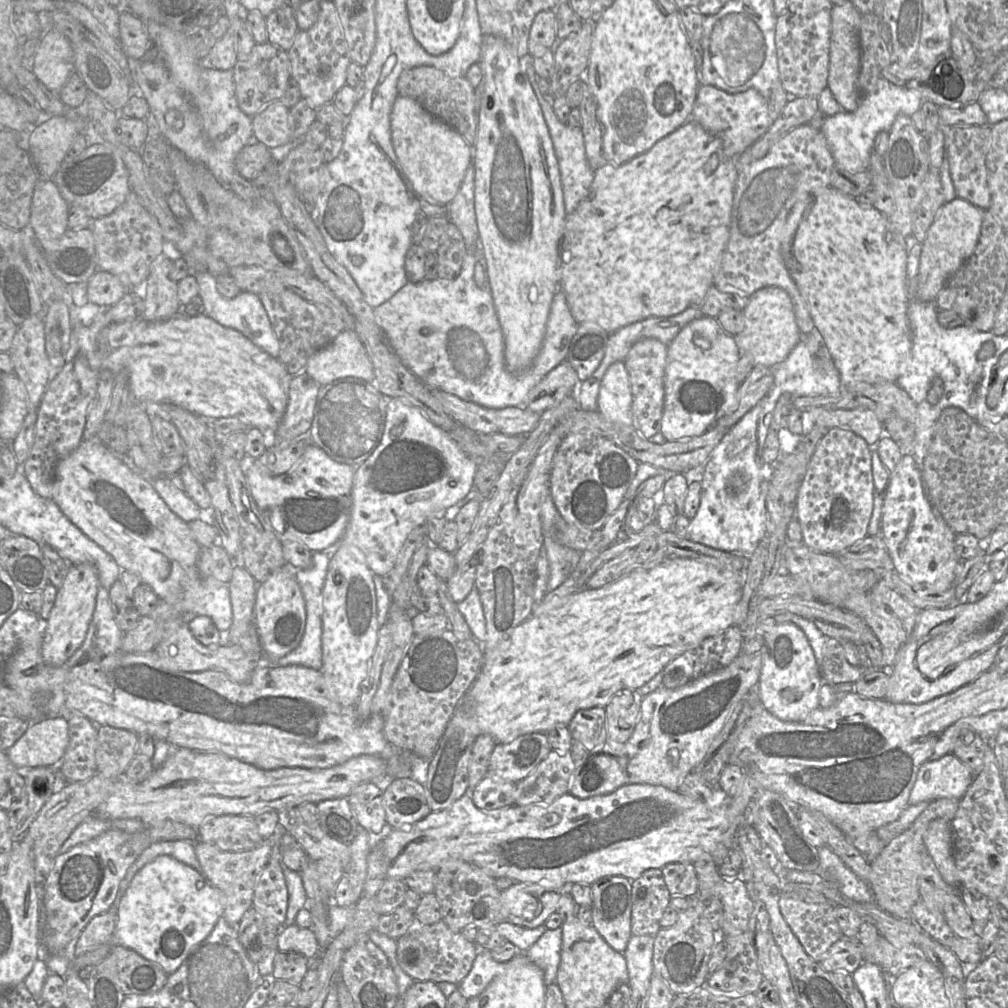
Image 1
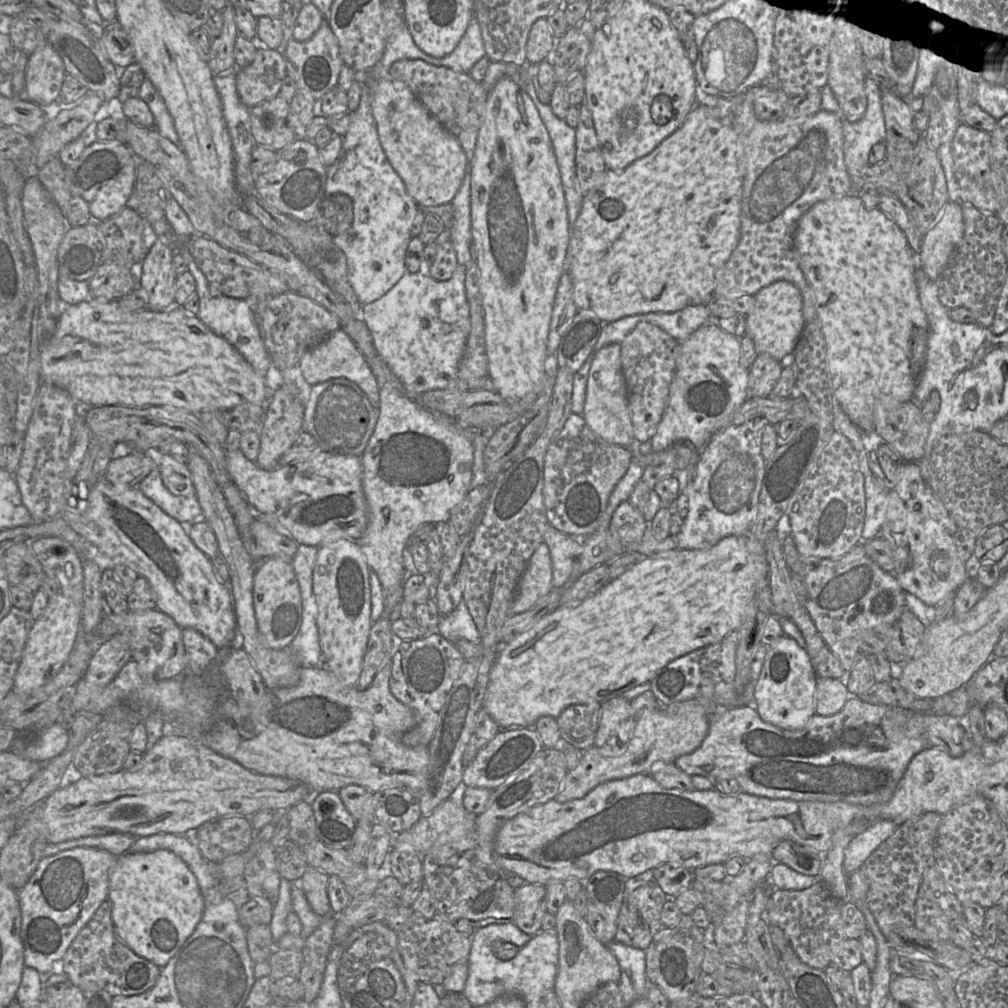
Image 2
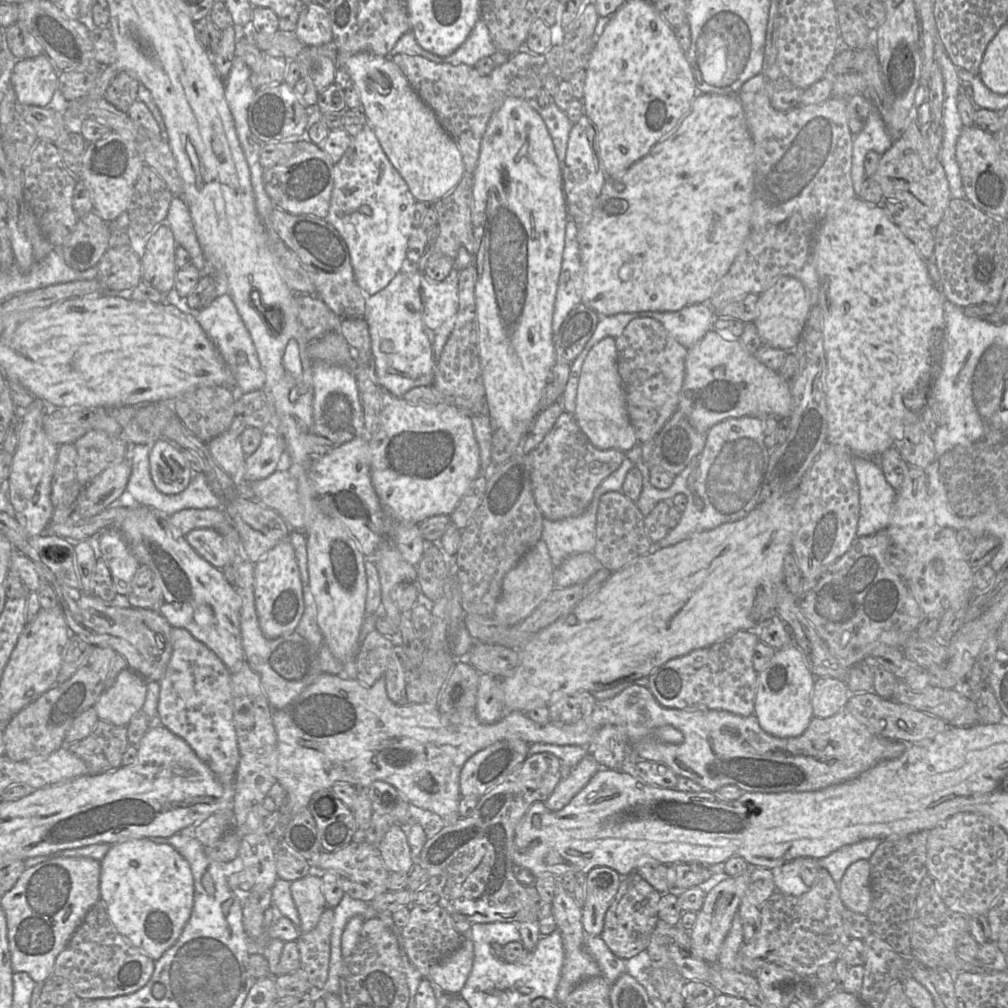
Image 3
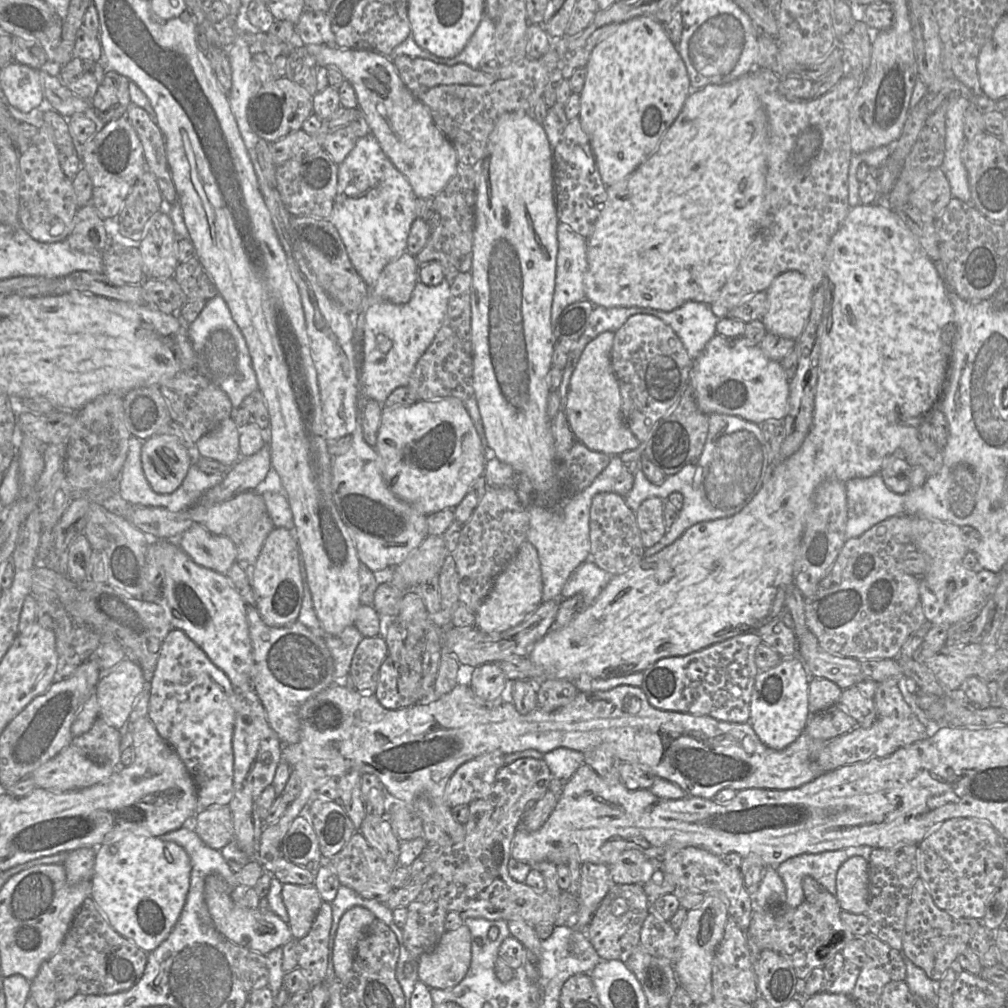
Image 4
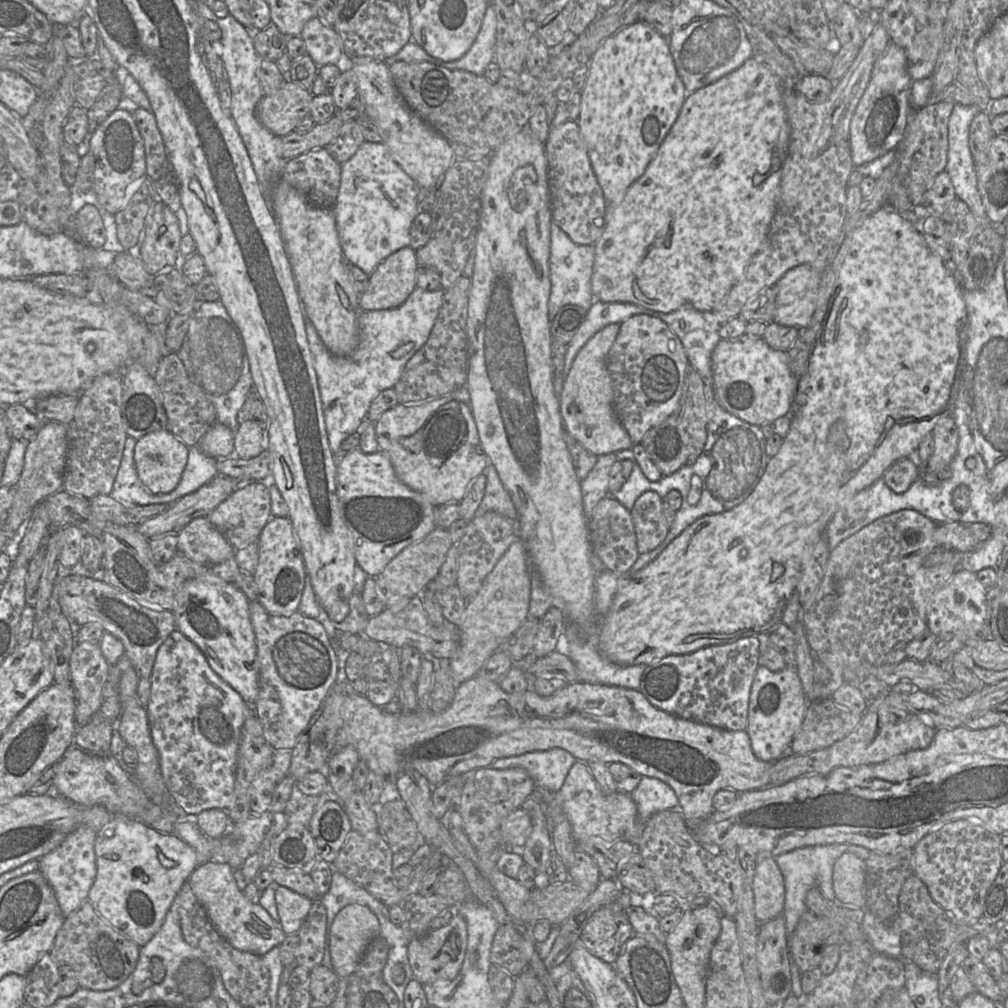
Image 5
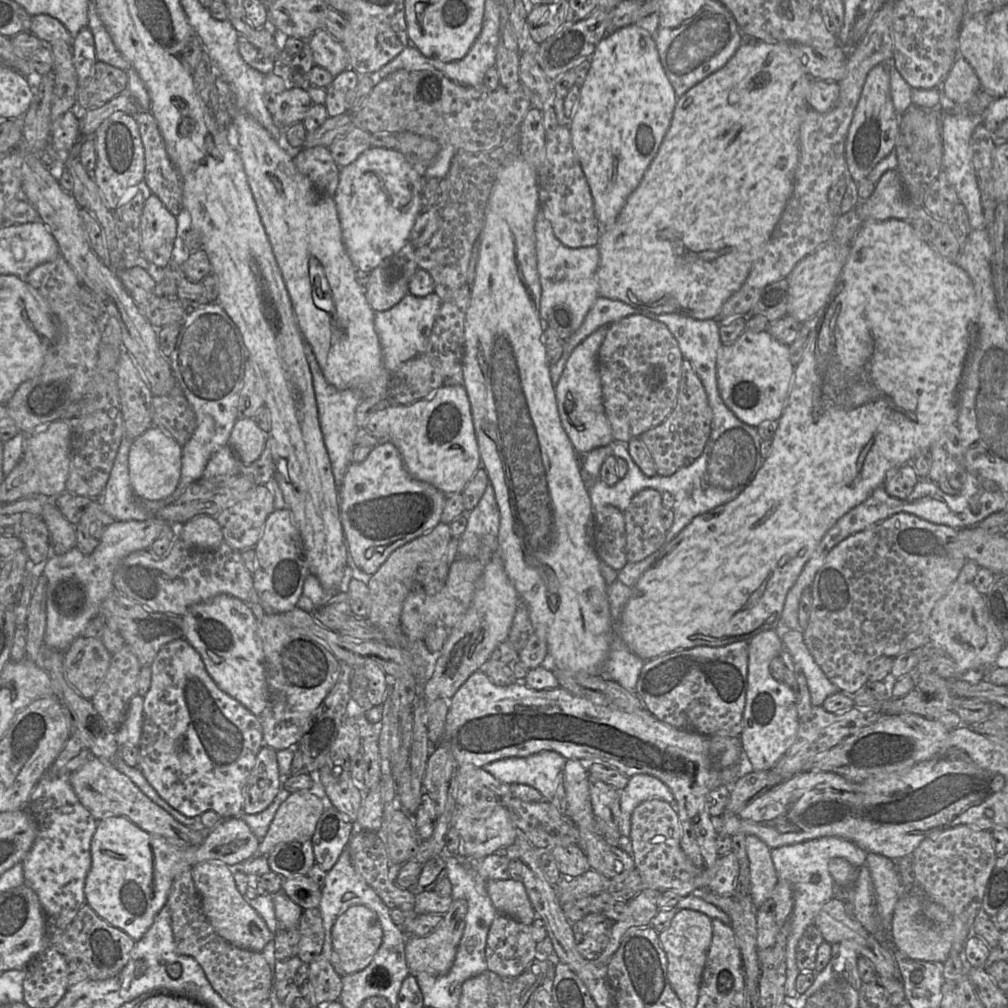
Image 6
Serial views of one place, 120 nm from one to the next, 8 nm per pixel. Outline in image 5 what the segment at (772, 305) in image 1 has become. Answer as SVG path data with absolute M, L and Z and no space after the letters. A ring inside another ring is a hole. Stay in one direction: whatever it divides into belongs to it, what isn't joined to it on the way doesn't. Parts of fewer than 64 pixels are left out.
M809 264L788 270L776 283L778 294L773 322L804 330L817 308L821 272Z

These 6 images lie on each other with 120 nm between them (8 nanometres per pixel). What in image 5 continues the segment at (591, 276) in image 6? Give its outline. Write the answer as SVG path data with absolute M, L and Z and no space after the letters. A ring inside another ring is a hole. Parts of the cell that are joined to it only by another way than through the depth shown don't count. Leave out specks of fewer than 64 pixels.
M551 220L549 228L549 243L549 276L551 286L548 300L548 320L551 329L553 319L563 306L577 305L584 310L589 310L592 306L595 300L591 288L595 246L575 244L553 220Z

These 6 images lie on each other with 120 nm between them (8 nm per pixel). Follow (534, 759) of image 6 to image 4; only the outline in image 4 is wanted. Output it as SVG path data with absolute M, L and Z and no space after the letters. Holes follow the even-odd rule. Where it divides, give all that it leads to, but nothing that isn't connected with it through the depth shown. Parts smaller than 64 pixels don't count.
M560 747L552 751L541 753L534 749L507 754L504 757L505 765L521 758L535 758L543 760L549 767L552 778L567 782L576 770L584 764L584 753Z

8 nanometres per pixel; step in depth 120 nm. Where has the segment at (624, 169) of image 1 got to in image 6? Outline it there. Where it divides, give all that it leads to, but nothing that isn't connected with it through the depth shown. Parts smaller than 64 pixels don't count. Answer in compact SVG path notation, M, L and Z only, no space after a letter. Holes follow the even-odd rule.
M749 41L742 43L736 50L735 54L729 59L729 61L722 68L709 75L707 78L705 78L703 81L692 87L684 95L680 96L677 99L677 103L675 105L675 110L673 113L672 123L660 147L658 155L650 165L640 186L628 199L626 205L624 206L619 217L617 218L616 223L609 228L602 229L600 241L598 244L598 248L600 251L600 261L596 272L599 296L613 300L620 300L629 304L633 308L647 310L654 314L675 313L698 320L717 319L724 302L742 286L757 256L759 255L764 245L766 244L766 242L768 241L768 239L778 226L783 214L786 212L788 201L791 197L794 168L798 157L798 132L801 121L808 107L807 94L810 82L812 80L821 80L821 79L811 78L806 73L803 67L799 64L798 60L790 52L789 43L769 44L763 41Z

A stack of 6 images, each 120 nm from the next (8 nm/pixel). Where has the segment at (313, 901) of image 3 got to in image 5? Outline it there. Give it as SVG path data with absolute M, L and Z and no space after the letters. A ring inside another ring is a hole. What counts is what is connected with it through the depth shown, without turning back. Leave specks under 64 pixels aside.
M280 885L275 901L283 932L286 935L298 934L313 901Z

